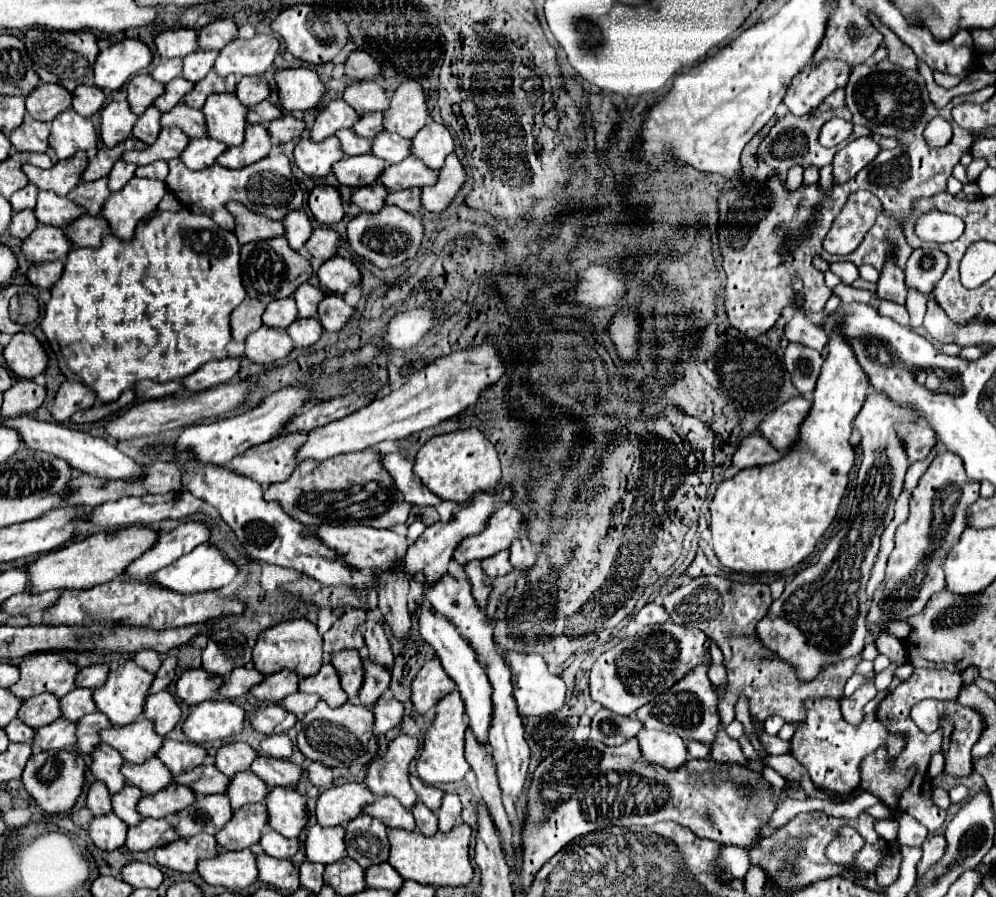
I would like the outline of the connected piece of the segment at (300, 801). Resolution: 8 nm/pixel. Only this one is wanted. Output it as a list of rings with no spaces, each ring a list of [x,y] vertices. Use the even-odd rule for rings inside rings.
[[[271,789],[267,809],[269,825],[289,839],[297,839],[309,821],[307,799],[297,789]]]

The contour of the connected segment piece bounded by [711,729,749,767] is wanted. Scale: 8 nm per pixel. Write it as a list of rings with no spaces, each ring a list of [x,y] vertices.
[[[721,729],[721,737],[717,737],[717,741],[713,743],[713,751],[711,751],[711,759],[717,761],[717,763],[737,763],[737,765],[743,765],[747,767],[749,765],[749,759],[743,755],[739,743],[735,739],[731,739],[725,729]]]

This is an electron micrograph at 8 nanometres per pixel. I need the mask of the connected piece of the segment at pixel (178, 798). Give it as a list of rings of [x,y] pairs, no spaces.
[[[173,783],[169,789],[165,789],[165,793],[155,793],[155,795],[145,795],[141,799],[139,805],[139,813],[143,817],[169,817],[175,815],[183,809],[187,809],[189,805],[195,803],[195,793],[193,789],[189,789],[187,785],[177,785]]]

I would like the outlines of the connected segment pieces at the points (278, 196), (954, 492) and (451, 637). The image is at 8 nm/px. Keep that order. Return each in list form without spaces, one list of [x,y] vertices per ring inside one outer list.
[[[269,155],[249,167],[243,169],[227,169],[221,165],[211,165],[211,169],[203,169],[203,171],[191,171],[189,167],[185,167],[185,163],[181,159],[173,159],[169,161],[169,177],[167,177],[167,187],[169,191],[175,195],[175,199],[179,199],[179,203],[193,211],[193,213],[205,213],[207,217],[211,217],[213,221],[217,221],[217,225],[221,225],[223,229],[233,231],[235,219],[233,215],[225,209],[229,201],[237,201],[241,205],[245,205],[247,209],[265,215],[269,219],[281,221],[289,211],[295,211],[303,205],[303,189],[301,185],[297,185],[295,177],[293,177],[293,169],[291,169],[291,161],[281,155]]]
[[[951,451],[939,453],[911,493],[909,519],[899,525],[895,533],[895,549],[889,557],[885,579],[873,595],[867,615],[867,621],[871,625],[869,635],[885,633],[885,629],[879,627],[879,623],[885,619],[903,621],[911,615],[921,613],[929,597],[945,589],[943,561],[965,529],[965,509],[977,499],[979,483],[967,477],[961,457]]]
[[[417,607],[417,619],[419,619],[419,629],[421,629],[423,639],[435,649],[437,657],[441,659],[443,669],[457,683],[457,689],[459,689],[459,693],[465,701],[465,707],[467,707],[467,717],[469,717],[469,725],[473,729],[475,739],[481,745],[487,745],[489,743],[489,727],[491,727],[491,719],[493,719],[493,701],[491,701],[493,689],[491,689],[485,667],[479,663],[473,647],[457,633],[455,625],[449,619],[433,613],[427,607]]]

